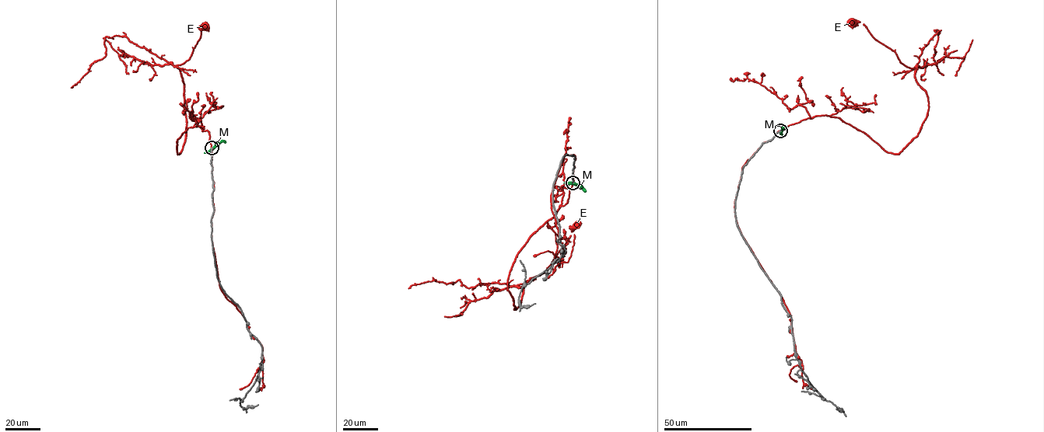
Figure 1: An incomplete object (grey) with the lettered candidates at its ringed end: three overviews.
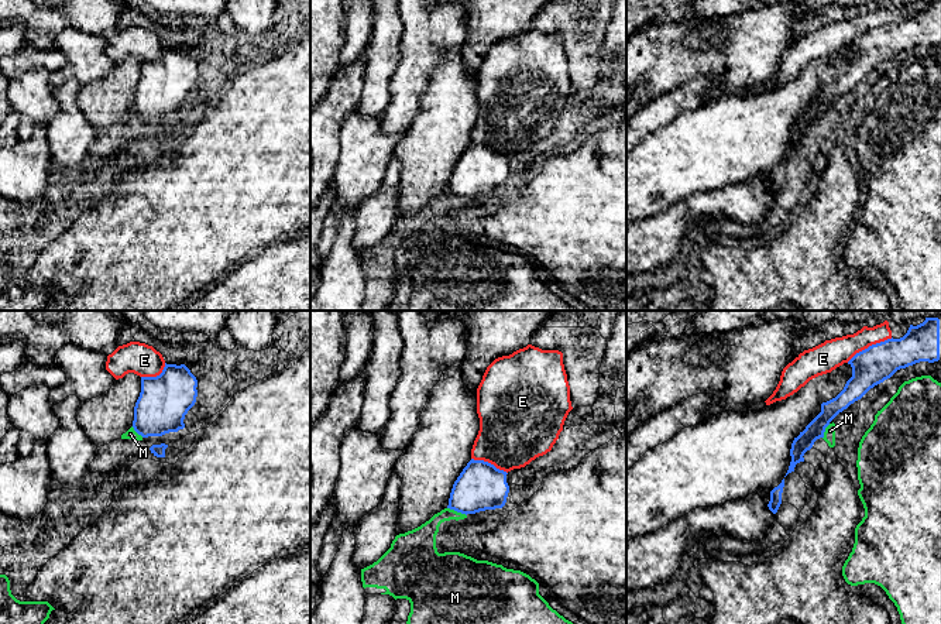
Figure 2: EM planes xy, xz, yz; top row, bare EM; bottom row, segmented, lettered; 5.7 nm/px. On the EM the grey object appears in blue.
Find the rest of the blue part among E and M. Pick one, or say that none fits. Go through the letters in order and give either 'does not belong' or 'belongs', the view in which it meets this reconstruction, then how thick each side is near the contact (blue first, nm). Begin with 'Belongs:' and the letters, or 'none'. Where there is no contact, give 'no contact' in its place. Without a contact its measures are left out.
Belongs: none
E: does not belong; contact in yz; calibres 220 and 160 nm
M: does not belong; contact in xz; calibres 280 and 140 nm

